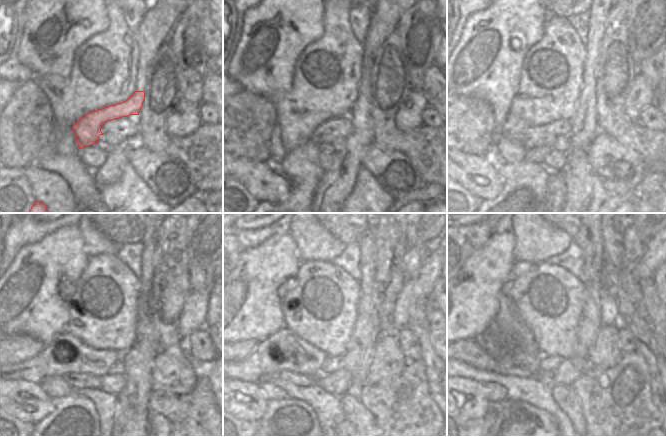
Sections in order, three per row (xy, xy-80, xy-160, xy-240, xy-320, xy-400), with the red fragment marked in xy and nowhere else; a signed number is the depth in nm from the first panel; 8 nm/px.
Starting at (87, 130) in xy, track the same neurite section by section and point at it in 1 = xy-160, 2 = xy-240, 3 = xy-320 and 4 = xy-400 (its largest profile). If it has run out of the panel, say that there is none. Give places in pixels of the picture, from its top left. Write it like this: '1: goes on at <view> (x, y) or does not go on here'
1: goes on at xy-160 (525, 186)
2: goes on at xy-240 (73, 416)
3: goes on at xy-320 (288, 416)
4: goes on at xy-400 (503, 416)

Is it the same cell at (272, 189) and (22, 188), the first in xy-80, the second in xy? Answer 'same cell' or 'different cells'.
different cells

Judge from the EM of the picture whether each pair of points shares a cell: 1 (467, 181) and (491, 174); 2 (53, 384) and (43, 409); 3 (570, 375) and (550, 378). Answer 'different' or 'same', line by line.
1: same
2: different
3: same

